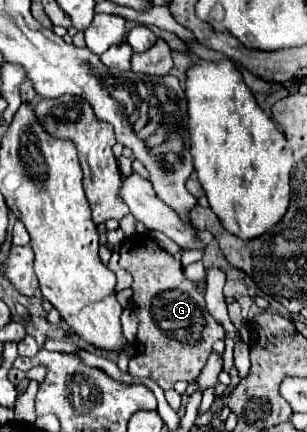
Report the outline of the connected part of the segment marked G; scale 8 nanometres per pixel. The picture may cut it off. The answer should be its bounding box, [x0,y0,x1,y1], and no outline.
[120,234,224,390]

